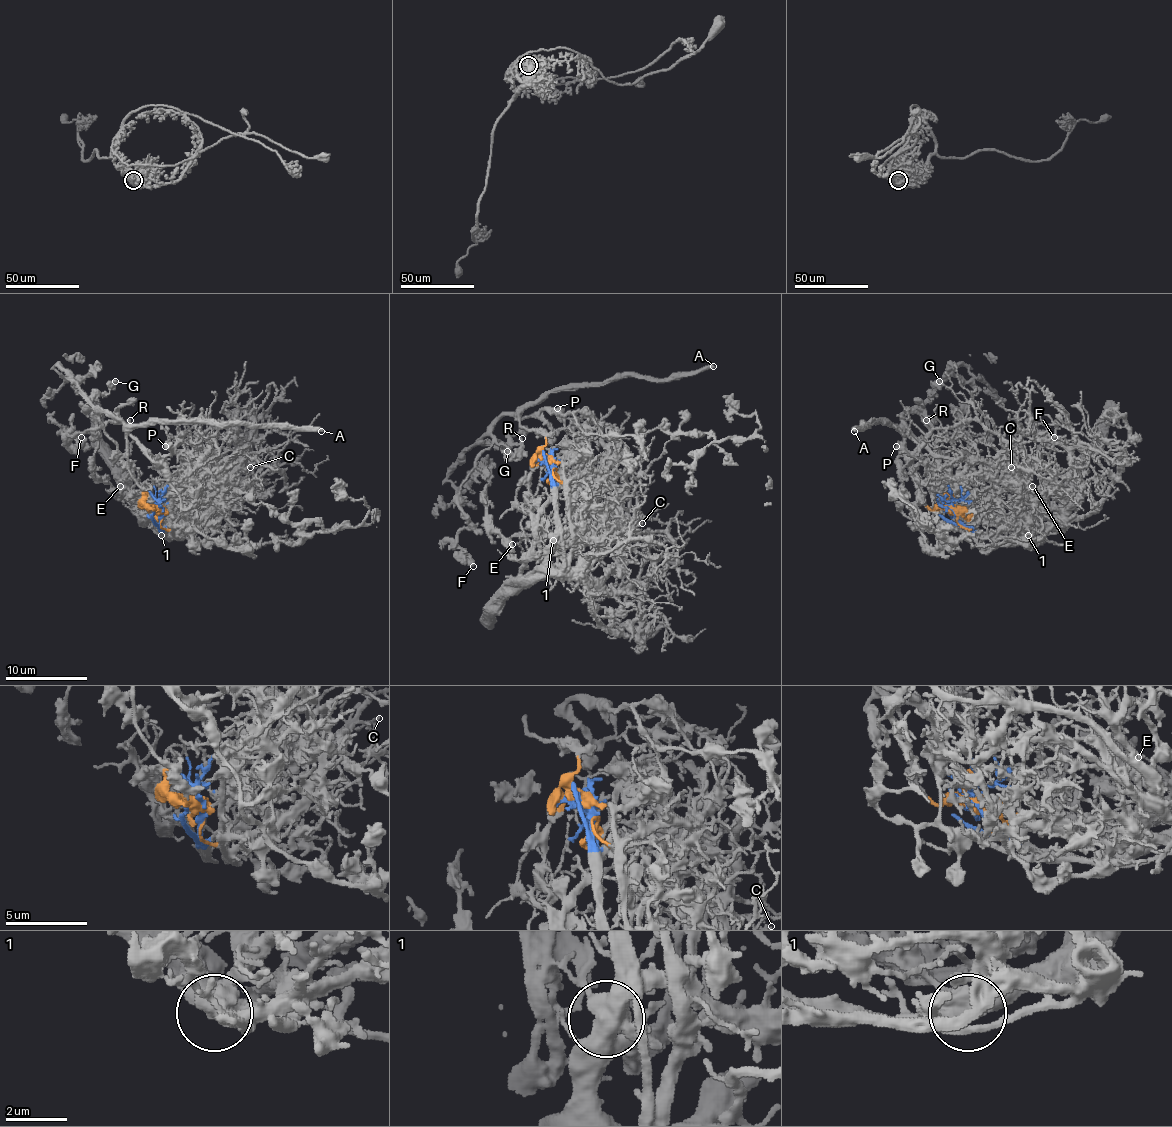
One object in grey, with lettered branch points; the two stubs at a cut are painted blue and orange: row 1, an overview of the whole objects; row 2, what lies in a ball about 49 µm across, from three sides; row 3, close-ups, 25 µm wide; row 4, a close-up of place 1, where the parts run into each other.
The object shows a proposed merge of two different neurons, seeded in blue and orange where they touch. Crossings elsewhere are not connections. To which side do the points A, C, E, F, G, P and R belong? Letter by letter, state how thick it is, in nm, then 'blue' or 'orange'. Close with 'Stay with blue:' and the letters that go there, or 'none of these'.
A: 400 nm | orange
C: 170 nm | blue
E: 140 nm | blue
F: 480 nm | orange
G: 550 nm | orange
P: 420 nm | orange
R: 320 nm | orange
Stay with blue: C, E

